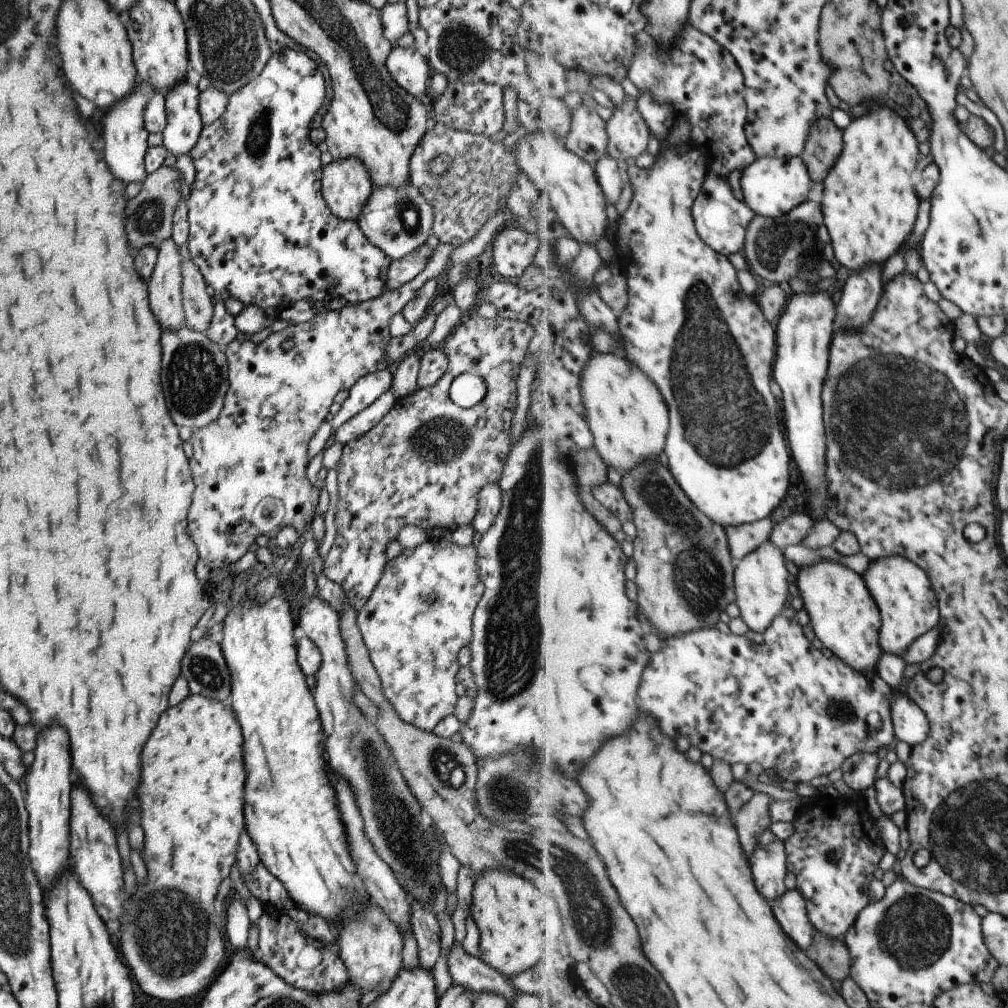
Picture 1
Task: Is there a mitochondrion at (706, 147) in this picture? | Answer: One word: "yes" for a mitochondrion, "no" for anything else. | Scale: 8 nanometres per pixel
no

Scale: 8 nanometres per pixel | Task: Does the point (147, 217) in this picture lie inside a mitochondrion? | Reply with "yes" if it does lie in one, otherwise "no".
yes

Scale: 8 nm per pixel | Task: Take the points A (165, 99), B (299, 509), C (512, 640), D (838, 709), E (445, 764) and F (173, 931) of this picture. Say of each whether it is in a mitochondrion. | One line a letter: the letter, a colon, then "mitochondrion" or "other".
A: other
B: other
C: mitochondrion
D: mitochondrion
E: mitochondrion
F: mitochondrion

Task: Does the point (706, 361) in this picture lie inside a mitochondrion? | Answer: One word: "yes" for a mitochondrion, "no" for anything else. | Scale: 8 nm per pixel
yes

